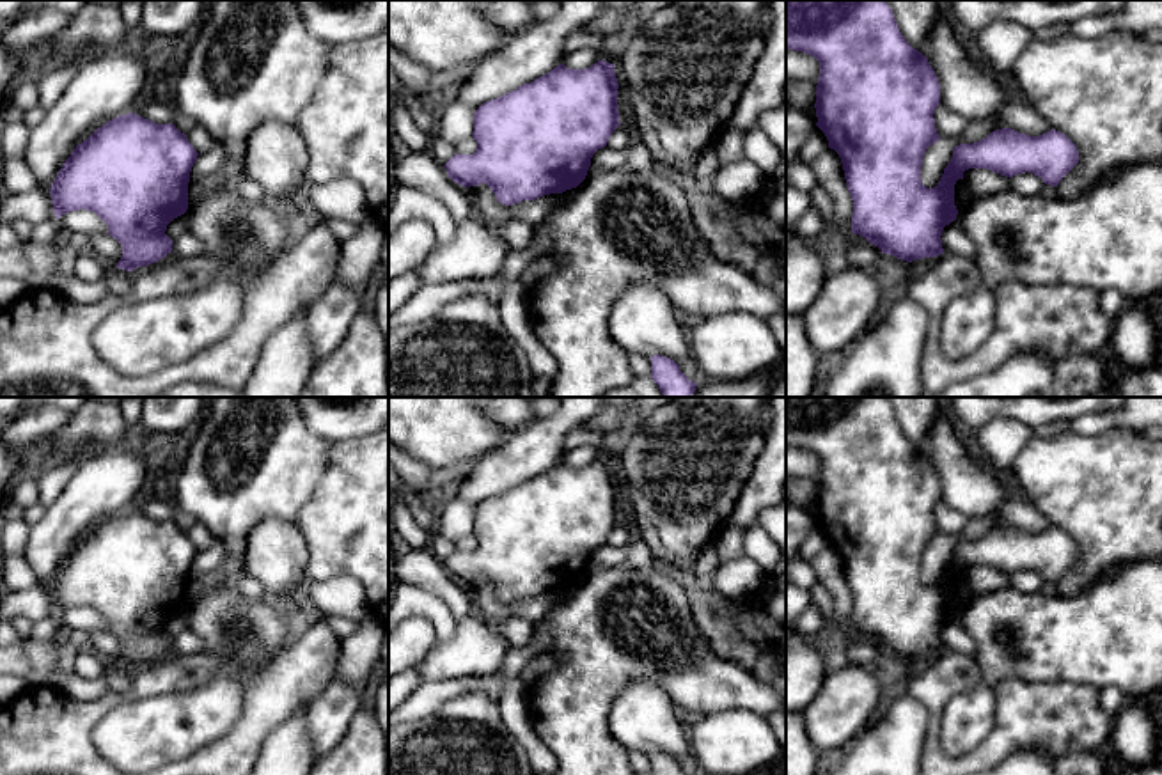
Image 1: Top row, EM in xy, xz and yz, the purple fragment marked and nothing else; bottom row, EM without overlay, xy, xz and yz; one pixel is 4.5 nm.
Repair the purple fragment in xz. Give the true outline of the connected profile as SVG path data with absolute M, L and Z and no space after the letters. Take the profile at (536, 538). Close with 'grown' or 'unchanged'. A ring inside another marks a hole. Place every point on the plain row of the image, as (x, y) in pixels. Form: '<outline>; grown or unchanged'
M598 458L587 466L559 461L530 481L483 500L474 511L474 552L454 552L444 564L461 582L488 582L506 603L577 585L593 552L605 544L619 521L614 461Z; unchanged

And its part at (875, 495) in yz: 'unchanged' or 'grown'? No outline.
unchanged

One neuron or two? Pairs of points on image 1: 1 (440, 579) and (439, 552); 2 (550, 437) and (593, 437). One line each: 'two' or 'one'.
1: two
2: two

